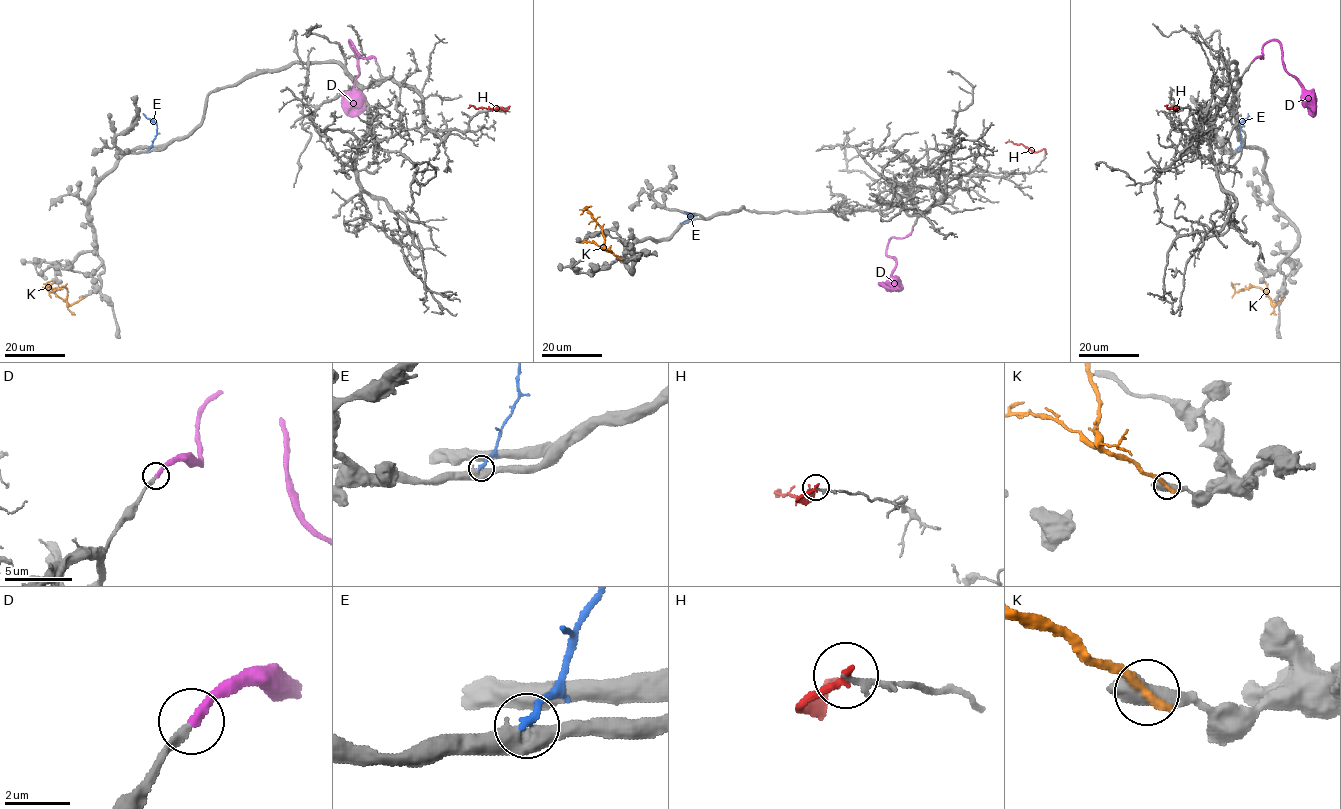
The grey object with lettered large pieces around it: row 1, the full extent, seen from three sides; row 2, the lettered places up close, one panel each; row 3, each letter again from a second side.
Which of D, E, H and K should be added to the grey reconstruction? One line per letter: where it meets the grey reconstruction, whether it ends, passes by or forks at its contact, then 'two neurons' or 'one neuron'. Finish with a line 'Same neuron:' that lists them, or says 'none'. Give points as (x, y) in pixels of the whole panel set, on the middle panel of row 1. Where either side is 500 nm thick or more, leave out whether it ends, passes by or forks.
D: contact (913, 228); it ends; one neuron
E: contact (685, 212); two neurons
H: contact (1045, 153); it ends; two neurons
K: contact (620, 258); two neurons
Same neuron: D

